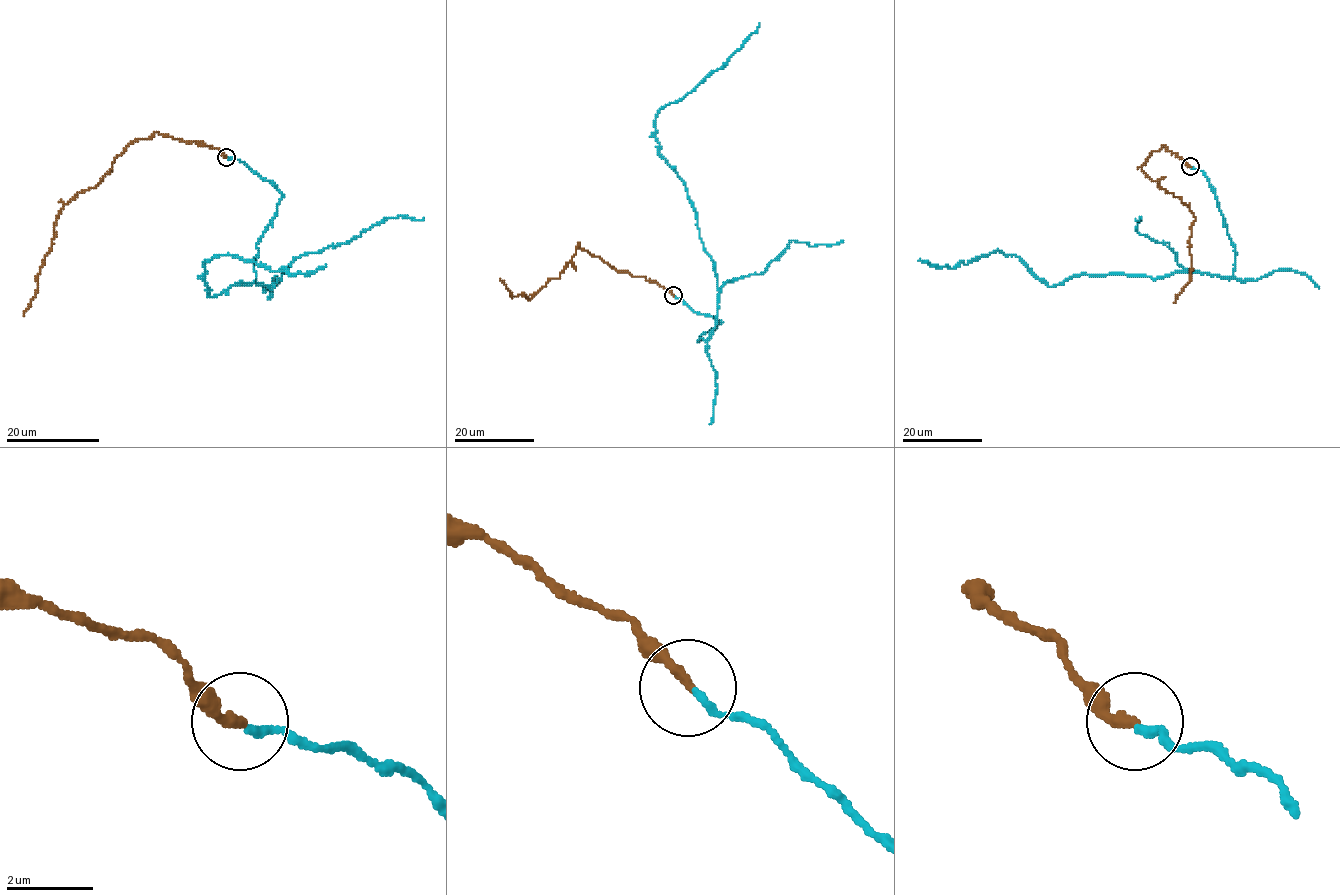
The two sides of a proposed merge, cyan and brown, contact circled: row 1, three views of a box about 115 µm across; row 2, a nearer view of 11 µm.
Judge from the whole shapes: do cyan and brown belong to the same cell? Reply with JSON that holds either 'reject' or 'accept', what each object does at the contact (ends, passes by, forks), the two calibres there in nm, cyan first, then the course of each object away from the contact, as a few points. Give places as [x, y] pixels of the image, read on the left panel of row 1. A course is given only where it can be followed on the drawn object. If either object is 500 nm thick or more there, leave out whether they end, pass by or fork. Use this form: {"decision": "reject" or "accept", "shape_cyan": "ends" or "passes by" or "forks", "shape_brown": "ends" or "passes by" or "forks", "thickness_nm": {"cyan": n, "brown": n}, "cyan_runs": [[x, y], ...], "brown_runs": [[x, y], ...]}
{"decision": "accept", "shape_cyan": "ends", "shape_brown": "ends", "thickness_nm": {"cyan": 180, "brown": 240}, "cyan_runs": [[226, 158], [282, 195], [254, 271], [277, 280], [210, 296], [203, 262], [219, 255], [291, 275], [326, 266]], "brown_runs": [[226, 157], [204, 144], [157, 132], [133, 140], [94, 187], [62, 207], [39, 269], [37, 293], [23, 316]]}

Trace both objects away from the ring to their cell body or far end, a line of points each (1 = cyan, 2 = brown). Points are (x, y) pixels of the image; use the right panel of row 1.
1: (1191, 167), (1218, 199), (1234, 278), (1081, 274), (1048, 286), (999, 251), (953, 268), (918, 260)
2: (1191, 166), (1164, 145), (1142, 166), (1195, 218), (1189, 243), (1191, 280), (1174, 303)

